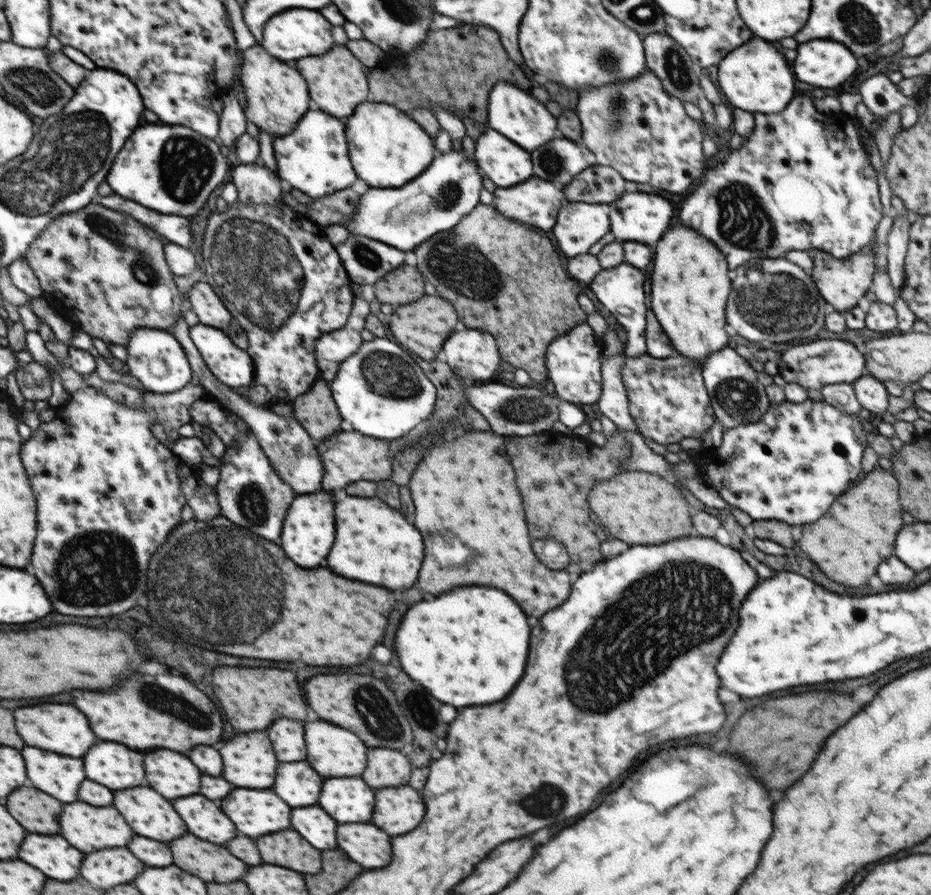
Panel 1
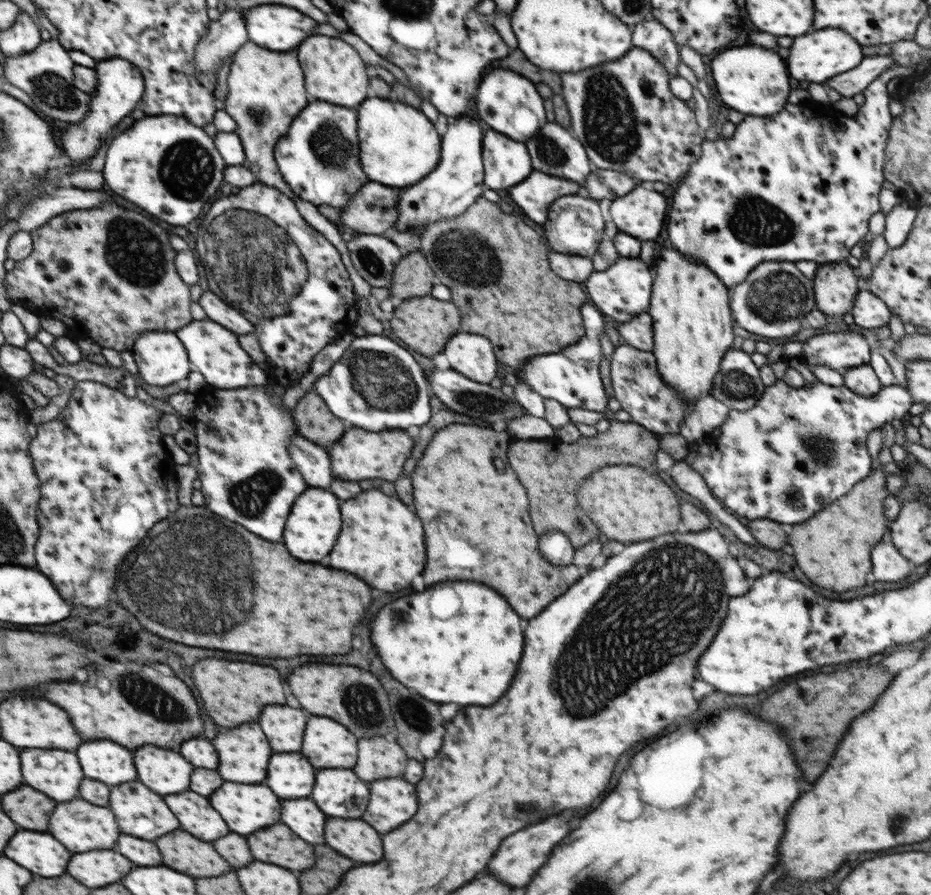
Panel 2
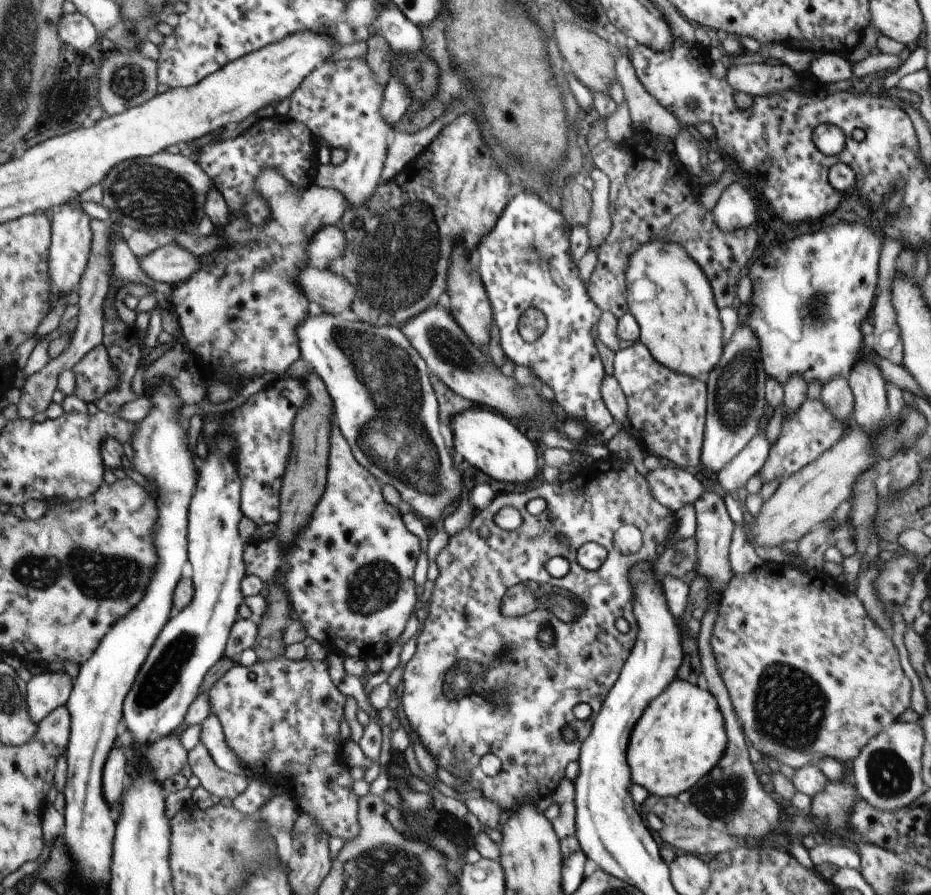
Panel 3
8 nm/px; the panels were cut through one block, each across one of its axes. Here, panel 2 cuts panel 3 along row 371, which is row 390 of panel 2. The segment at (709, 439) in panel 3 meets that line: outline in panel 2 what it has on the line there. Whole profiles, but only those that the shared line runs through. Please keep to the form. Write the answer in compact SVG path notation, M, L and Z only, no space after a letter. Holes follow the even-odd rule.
M730 349L722 357L710 393L730 410L749 410L764 394L765 384L750 355Z

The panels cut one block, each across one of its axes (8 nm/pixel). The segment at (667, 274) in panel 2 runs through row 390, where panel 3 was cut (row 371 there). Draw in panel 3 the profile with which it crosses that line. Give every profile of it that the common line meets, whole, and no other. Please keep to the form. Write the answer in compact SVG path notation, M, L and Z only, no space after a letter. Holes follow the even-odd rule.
M651 239L631 254L625 279L629 312L635 316L640 327L639 341L646 345L661 365L706 380L708 373L716 366L723 353L723 326L711 282L700 265L680 243Z

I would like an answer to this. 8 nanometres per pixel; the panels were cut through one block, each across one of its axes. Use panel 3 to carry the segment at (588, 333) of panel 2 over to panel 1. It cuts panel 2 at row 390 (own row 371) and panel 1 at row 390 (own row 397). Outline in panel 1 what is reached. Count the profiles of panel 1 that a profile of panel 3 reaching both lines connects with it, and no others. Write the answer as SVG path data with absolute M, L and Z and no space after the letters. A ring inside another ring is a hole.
M584 321L574 326L564 336L555 338L547 348L545 366L548 378L554 384L555 394L566 402L577 404L587 409L596 406L602 395L601 364L605 346L594 334L592 327Z

